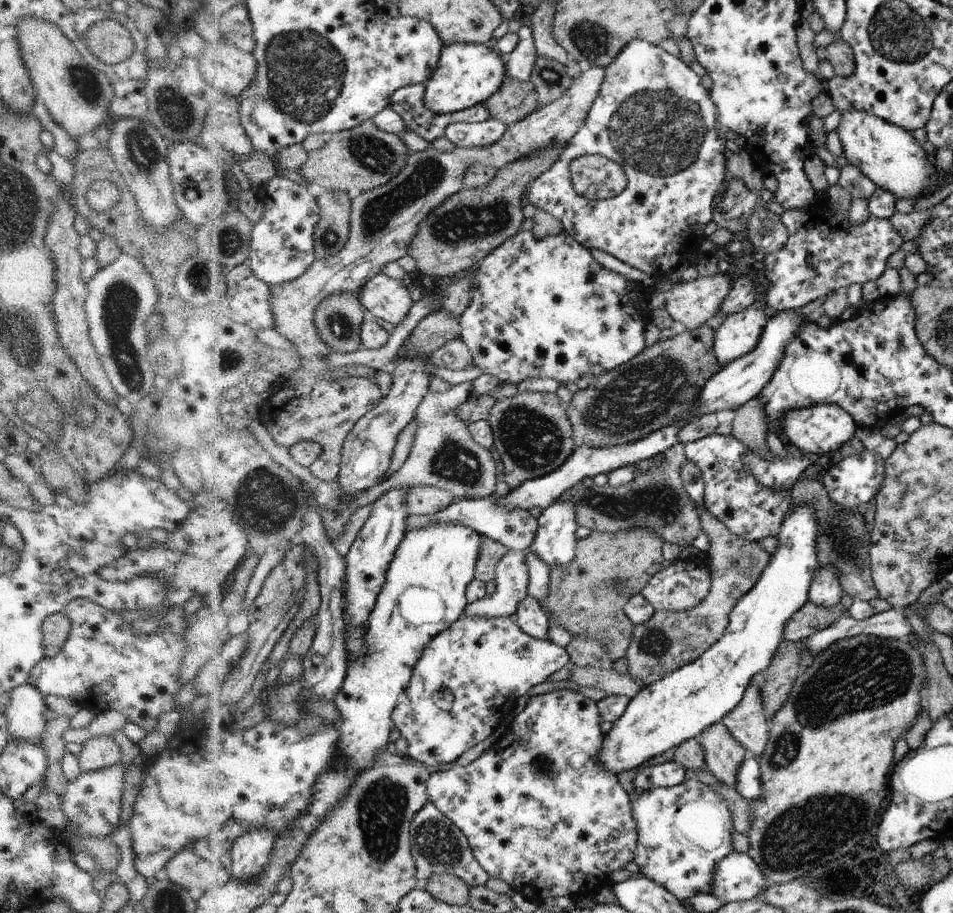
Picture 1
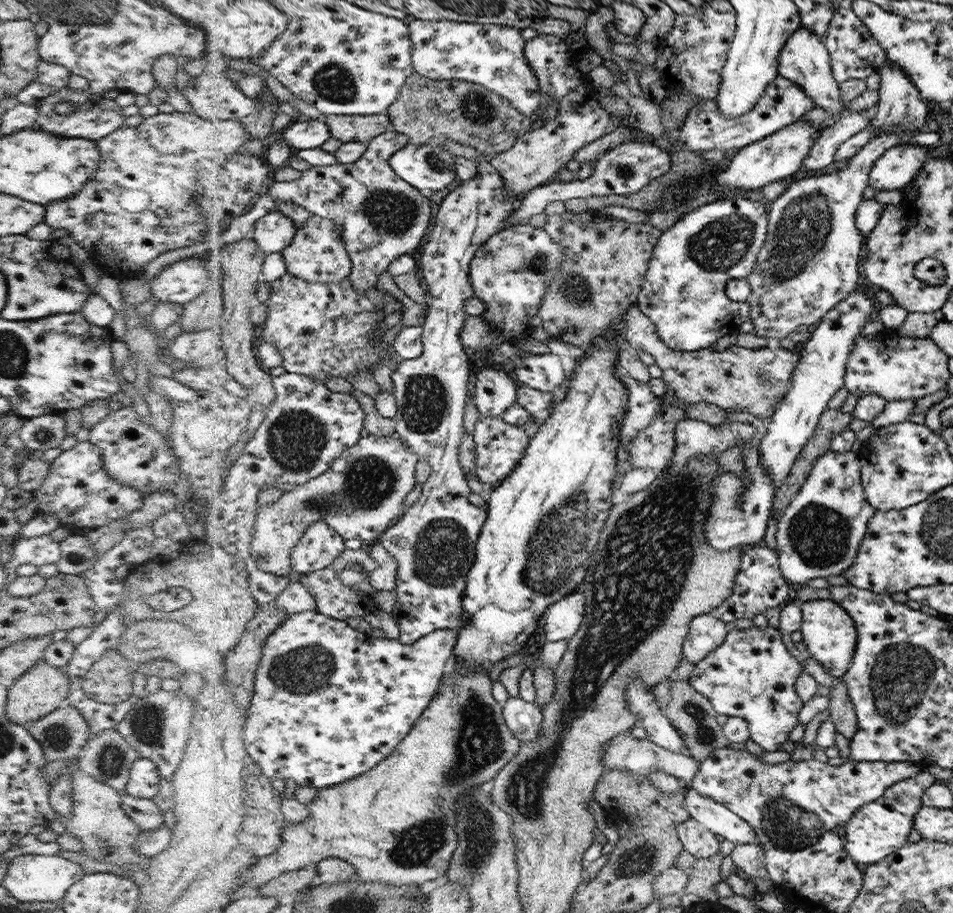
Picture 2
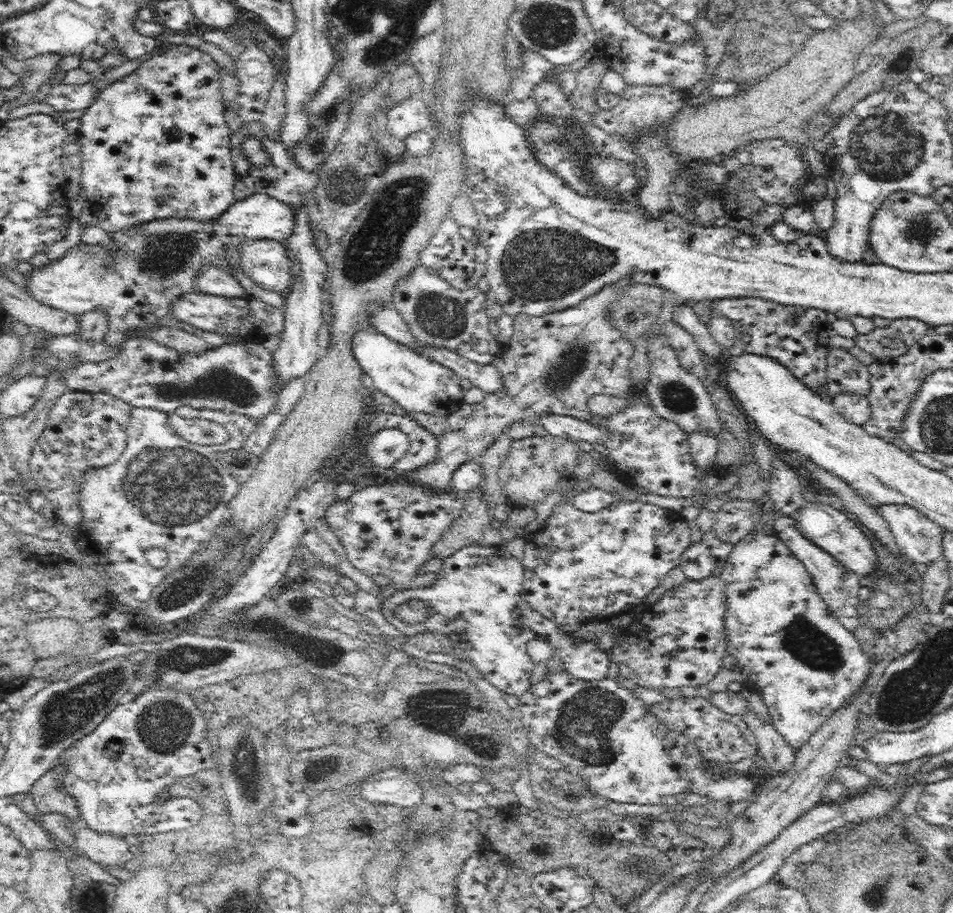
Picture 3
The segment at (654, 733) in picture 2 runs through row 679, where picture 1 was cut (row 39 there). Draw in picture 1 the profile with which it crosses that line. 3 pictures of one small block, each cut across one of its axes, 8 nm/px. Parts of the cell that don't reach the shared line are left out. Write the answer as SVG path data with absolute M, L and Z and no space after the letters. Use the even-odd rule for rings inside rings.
M634 39L617 55L617 58L605 69L606 86L601 86L602 94L598 94L598 102L594 102L594 110L590 110L590 122L582 126L578 132L578 138L574 142L568 142L562 148L559 154L559 160L547 172L540 174L527 188L525 194L525 203L534 205L539 211L546 212L554 216L562 225L564 232L573 236L574 240L591 249L598 249L612 255L614 258L622 261L624 264L637 268L642 272L650 273L656 279L666 278L672 272L677 270L681 264L690 261L695 254L700 255L700 248L704 243L704 228L714 214L714 196L720 191L720 186L724 182L724 144L718 136L718 132L702 132L702 130L714 130L716 128L716 104L713 102L708 90L700 84L700 76L690 70L680 58L664 52L659 45L648 44L641 39ZM583 155L601 155L610 161L616 162L622 166L627 177L627 189L620 192L617 196L590 201L589 199L579 196L573 188L571 182L571 173L569 165L572 160Z

